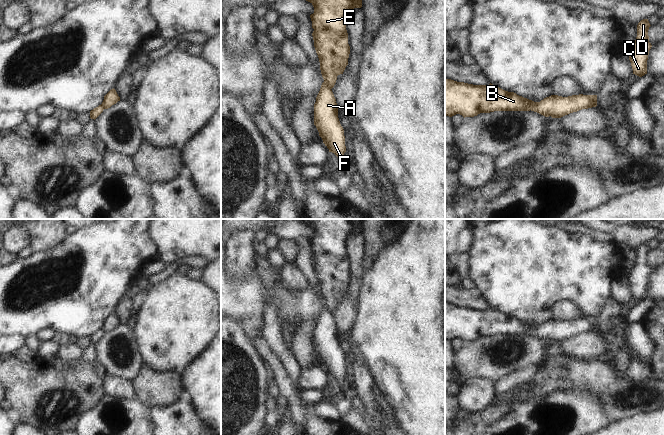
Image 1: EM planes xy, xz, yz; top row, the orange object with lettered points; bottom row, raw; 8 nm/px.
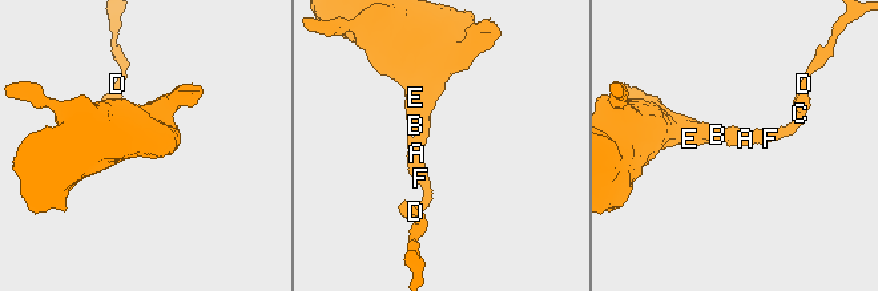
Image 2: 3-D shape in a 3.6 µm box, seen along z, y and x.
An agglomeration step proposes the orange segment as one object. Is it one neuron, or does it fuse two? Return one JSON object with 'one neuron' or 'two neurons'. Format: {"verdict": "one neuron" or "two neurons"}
{"verdict": "two neurons"}

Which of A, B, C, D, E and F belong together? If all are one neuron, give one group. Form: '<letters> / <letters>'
A C D F / B E

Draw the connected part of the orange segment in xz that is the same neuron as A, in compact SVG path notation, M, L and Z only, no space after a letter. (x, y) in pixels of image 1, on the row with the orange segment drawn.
M325 82L322 83L314 104L314 125L329 152L343 162L346 152L344 129L338 118L334 94Z

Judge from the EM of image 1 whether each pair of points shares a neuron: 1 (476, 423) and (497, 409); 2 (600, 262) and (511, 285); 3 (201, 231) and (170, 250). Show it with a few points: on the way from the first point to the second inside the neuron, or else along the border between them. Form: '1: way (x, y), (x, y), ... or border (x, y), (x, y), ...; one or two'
1: way (481, 421), (492, 414); one
2: way (578, 266), (533, 266); one
3: way (193, 231), (189, 231), (178, 242); one

